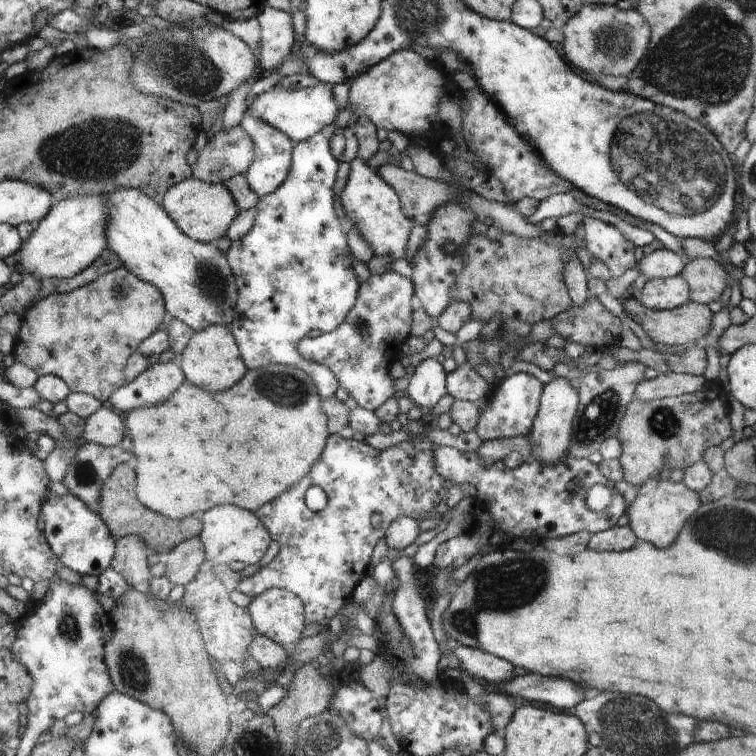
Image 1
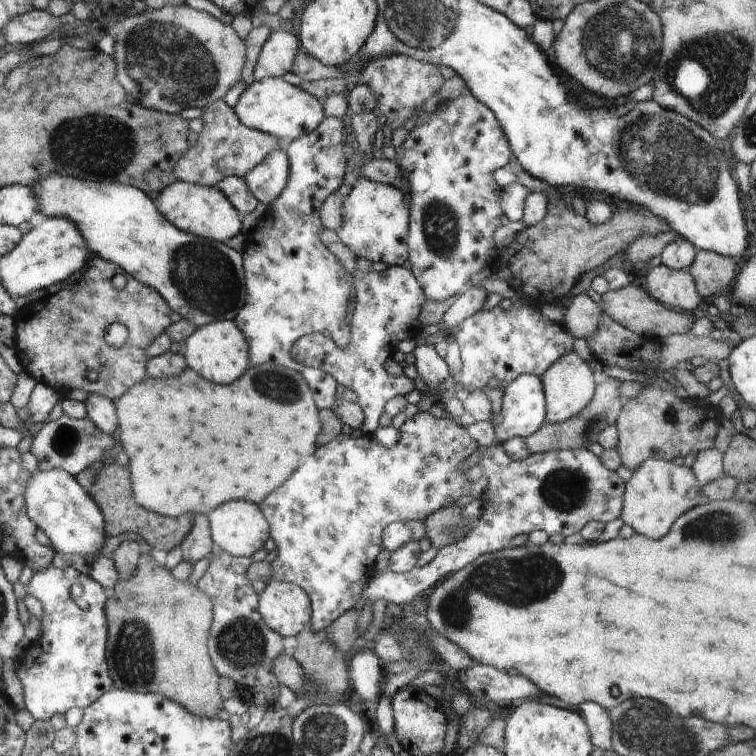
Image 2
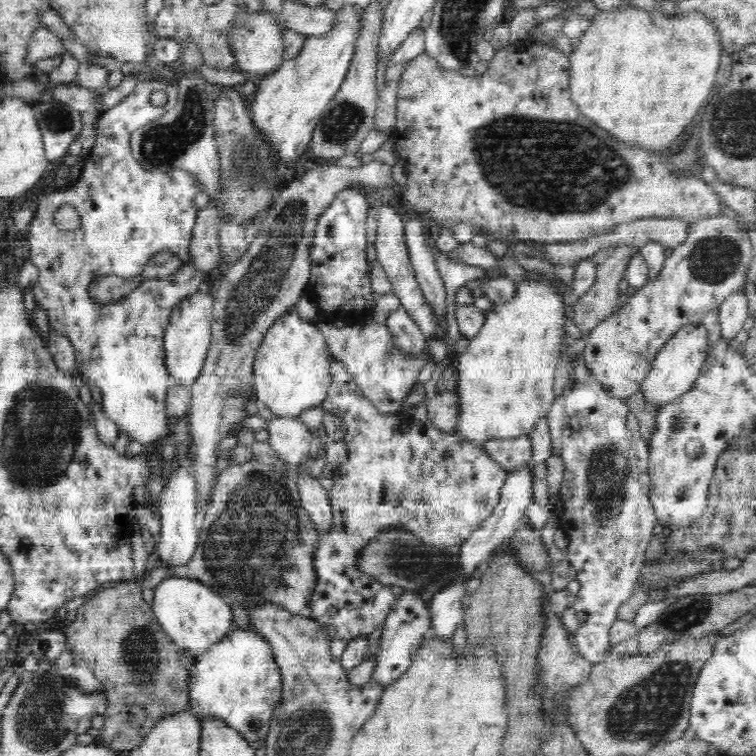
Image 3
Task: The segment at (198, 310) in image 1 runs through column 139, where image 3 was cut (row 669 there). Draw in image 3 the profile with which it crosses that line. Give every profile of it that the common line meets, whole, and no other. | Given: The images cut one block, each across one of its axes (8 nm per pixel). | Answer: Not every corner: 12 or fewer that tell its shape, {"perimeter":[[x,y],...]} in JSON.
{"perimeter":[[252,630],[196,658],[190,714],[266,740],[282,694]]}

